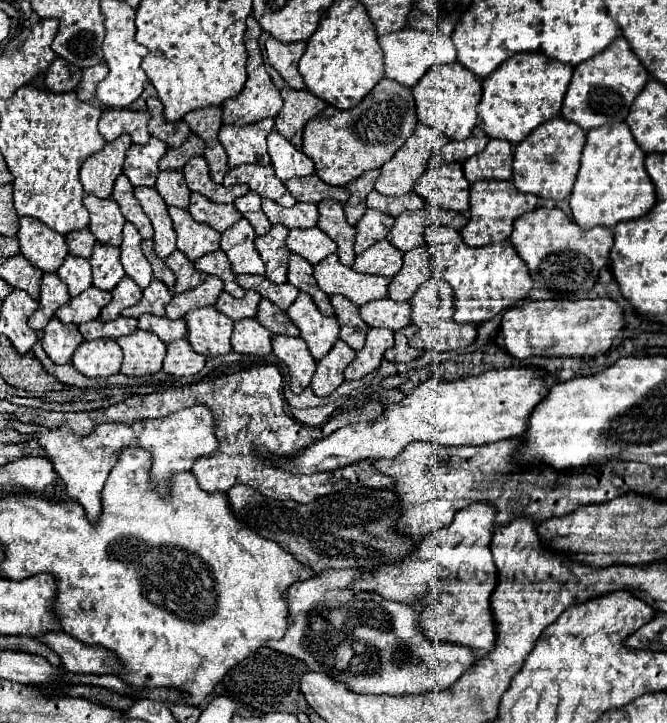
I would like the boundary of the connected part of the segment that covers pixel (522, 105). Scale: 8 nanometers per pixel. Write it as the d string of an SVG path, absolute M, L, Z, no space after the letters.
M523 52L505 60L495 72L483 80L483 98L479 102L479 118L489 138L519 144L539 124L557 118L573 76L571 64L561 64L543 52Z

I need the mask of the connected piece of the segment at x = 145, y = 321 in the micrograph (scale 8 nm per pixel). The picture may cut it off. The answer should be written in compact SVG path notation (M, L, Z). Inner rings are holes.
M145 314L139 318L139 328L141 330L149 330L153 334L157 334L165 344L169 344L171 340L179 340L187 336L187 324L185 320L169 320L167 316L153 316L153 314Z

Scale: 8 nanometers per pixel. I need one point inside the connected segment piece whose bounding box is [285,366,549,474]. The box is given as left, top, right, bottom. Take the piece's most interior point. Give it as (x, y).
(494, 406)

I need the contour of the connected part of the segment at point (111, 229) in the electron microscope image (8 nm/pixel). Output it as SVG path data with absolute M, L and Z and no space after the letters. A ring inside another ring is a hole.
M91 194L85 196L83 204L91 214L89 230L93 232L93 236L103 244L119 246L121 244L121 230L125 224L125 218L121 214L119 204L111 198L101 200L101 198L91 196Z

